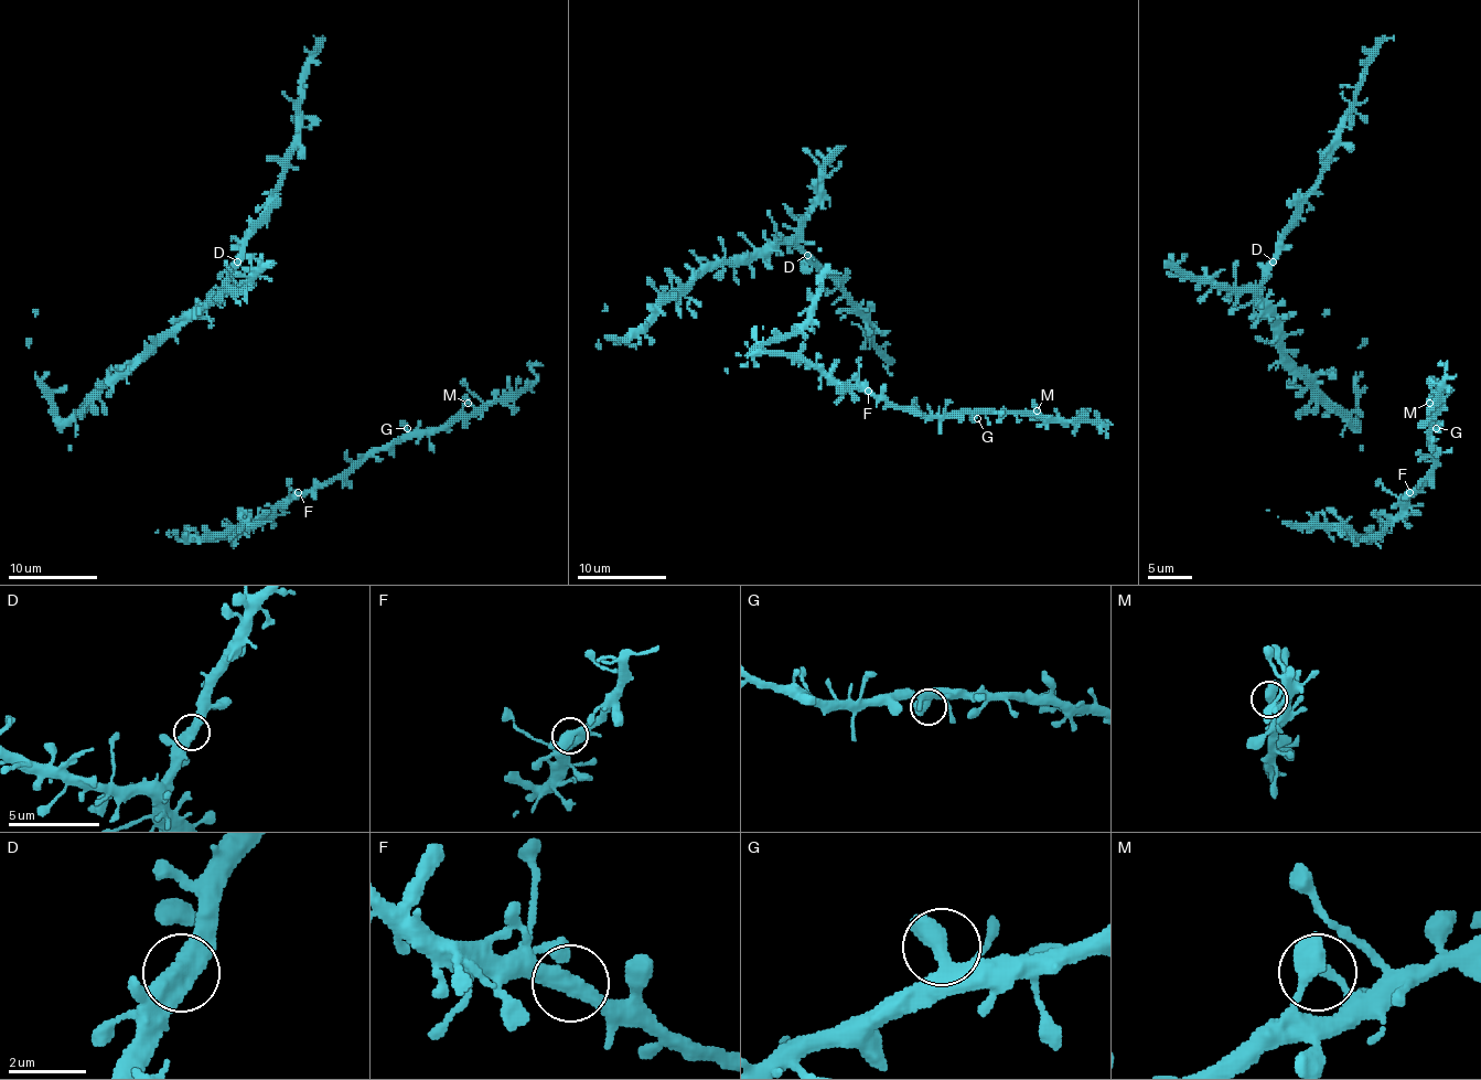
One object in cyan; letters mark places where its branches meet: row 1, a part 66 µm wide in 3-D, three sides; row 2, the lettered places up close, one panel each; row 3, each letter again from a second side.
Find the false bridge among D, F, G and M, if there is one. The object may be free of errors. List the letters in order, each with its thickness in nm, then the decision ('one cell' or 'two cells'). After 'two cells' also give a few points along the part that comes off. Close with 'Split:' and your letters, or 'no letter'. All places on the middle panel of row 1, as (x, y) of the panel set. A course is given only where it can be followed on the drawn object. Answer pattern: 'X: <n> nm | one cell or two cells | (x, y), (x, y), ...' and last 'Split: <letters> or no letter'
D: 500 nm | one cell
F: 460 nm | one cell
G: 650 nm | one cell
M: 600 nm | one cell
Split: no letter

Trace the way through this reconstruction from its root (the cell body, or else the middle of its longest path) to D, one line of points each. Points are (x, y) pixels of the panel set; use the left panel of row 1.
D: (71, 450), (62, 430), (105, 387), (114, 385), (189, 321), (215, 295), (227, 271), (238, 260)

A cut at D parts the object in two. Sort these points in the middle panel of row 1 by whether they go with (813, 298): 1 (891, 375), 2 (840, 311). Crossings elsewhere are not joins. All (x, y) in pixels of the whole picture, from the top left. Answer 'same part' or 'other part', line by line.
1: other part
2: other part

